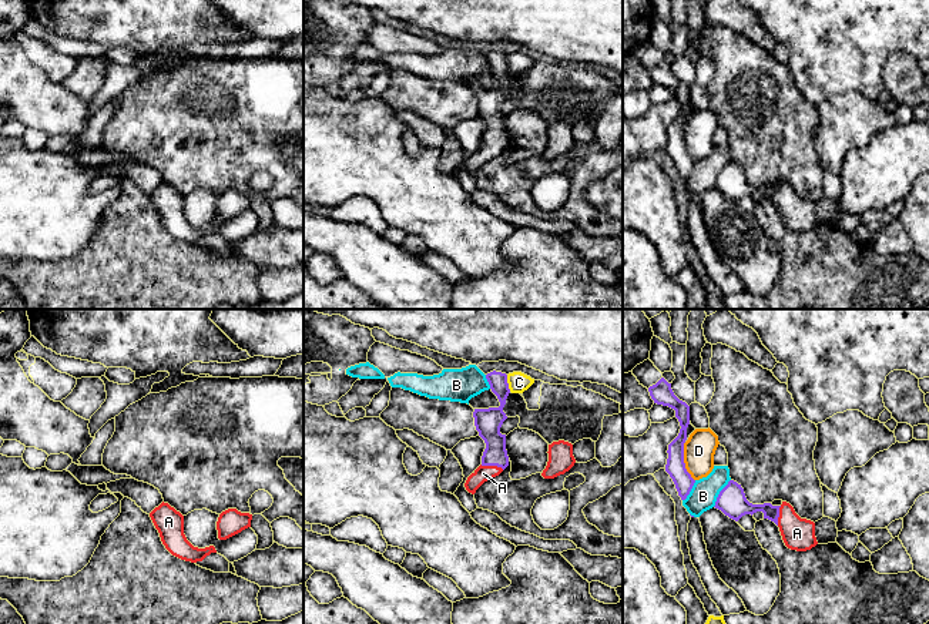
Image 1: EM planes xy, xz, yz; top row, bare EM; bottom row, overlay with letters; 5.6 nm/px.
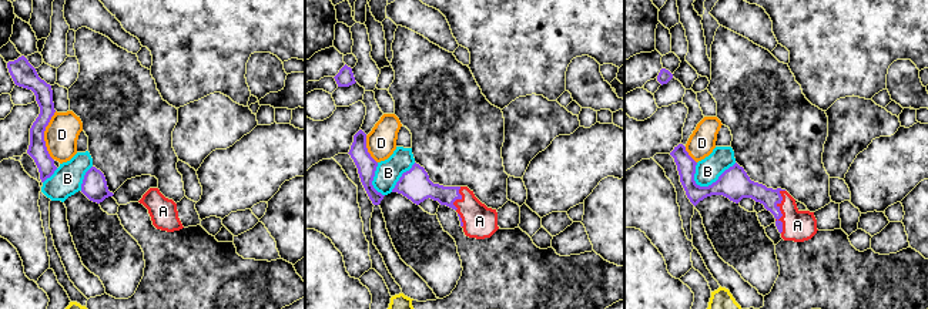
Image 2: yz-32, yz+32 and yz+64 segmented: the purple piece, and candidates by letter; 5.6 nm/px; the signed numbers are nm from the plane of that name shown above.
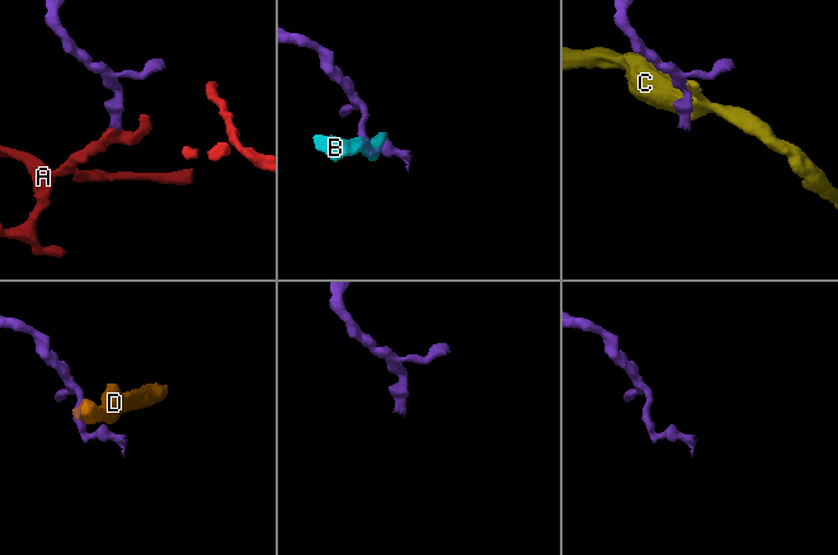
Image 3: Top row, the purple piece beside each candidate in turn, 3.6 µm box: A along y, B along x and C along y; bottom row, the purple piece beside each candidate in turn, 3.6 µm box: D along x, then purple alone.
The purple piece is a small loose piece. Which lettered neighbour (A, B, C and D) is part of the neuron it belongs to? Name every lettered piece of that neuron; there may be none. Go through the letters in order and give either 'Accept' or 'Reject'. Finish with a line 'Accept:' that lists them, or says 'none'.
A: Accept
B: Reject
C: Reject
D: Reject
Accept: A

